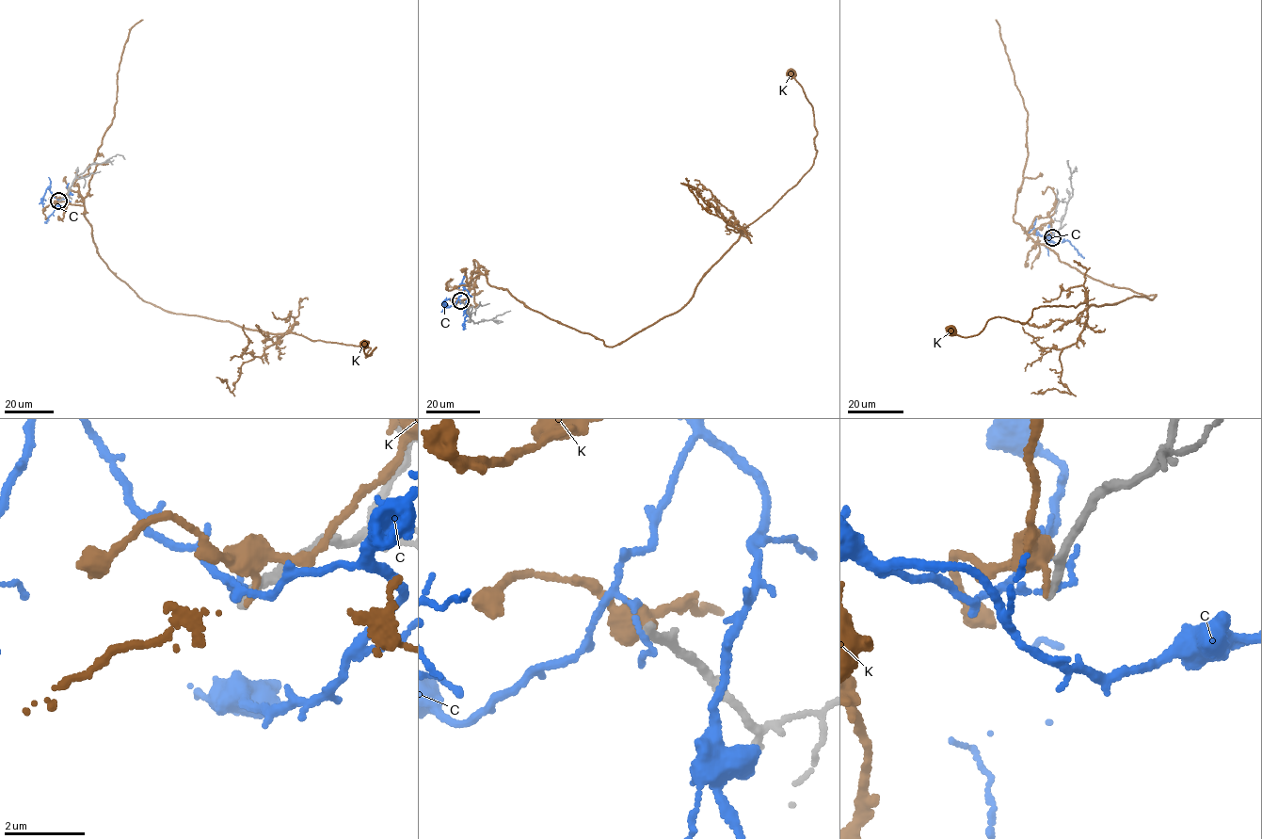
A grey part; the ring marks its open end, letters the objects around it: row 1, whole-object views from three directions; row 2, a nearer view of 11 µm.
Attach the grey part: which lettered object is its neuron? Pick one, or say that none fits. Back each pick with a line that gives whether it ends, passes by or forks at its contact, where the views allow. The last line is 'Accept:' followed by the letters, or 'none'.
Accept: none

